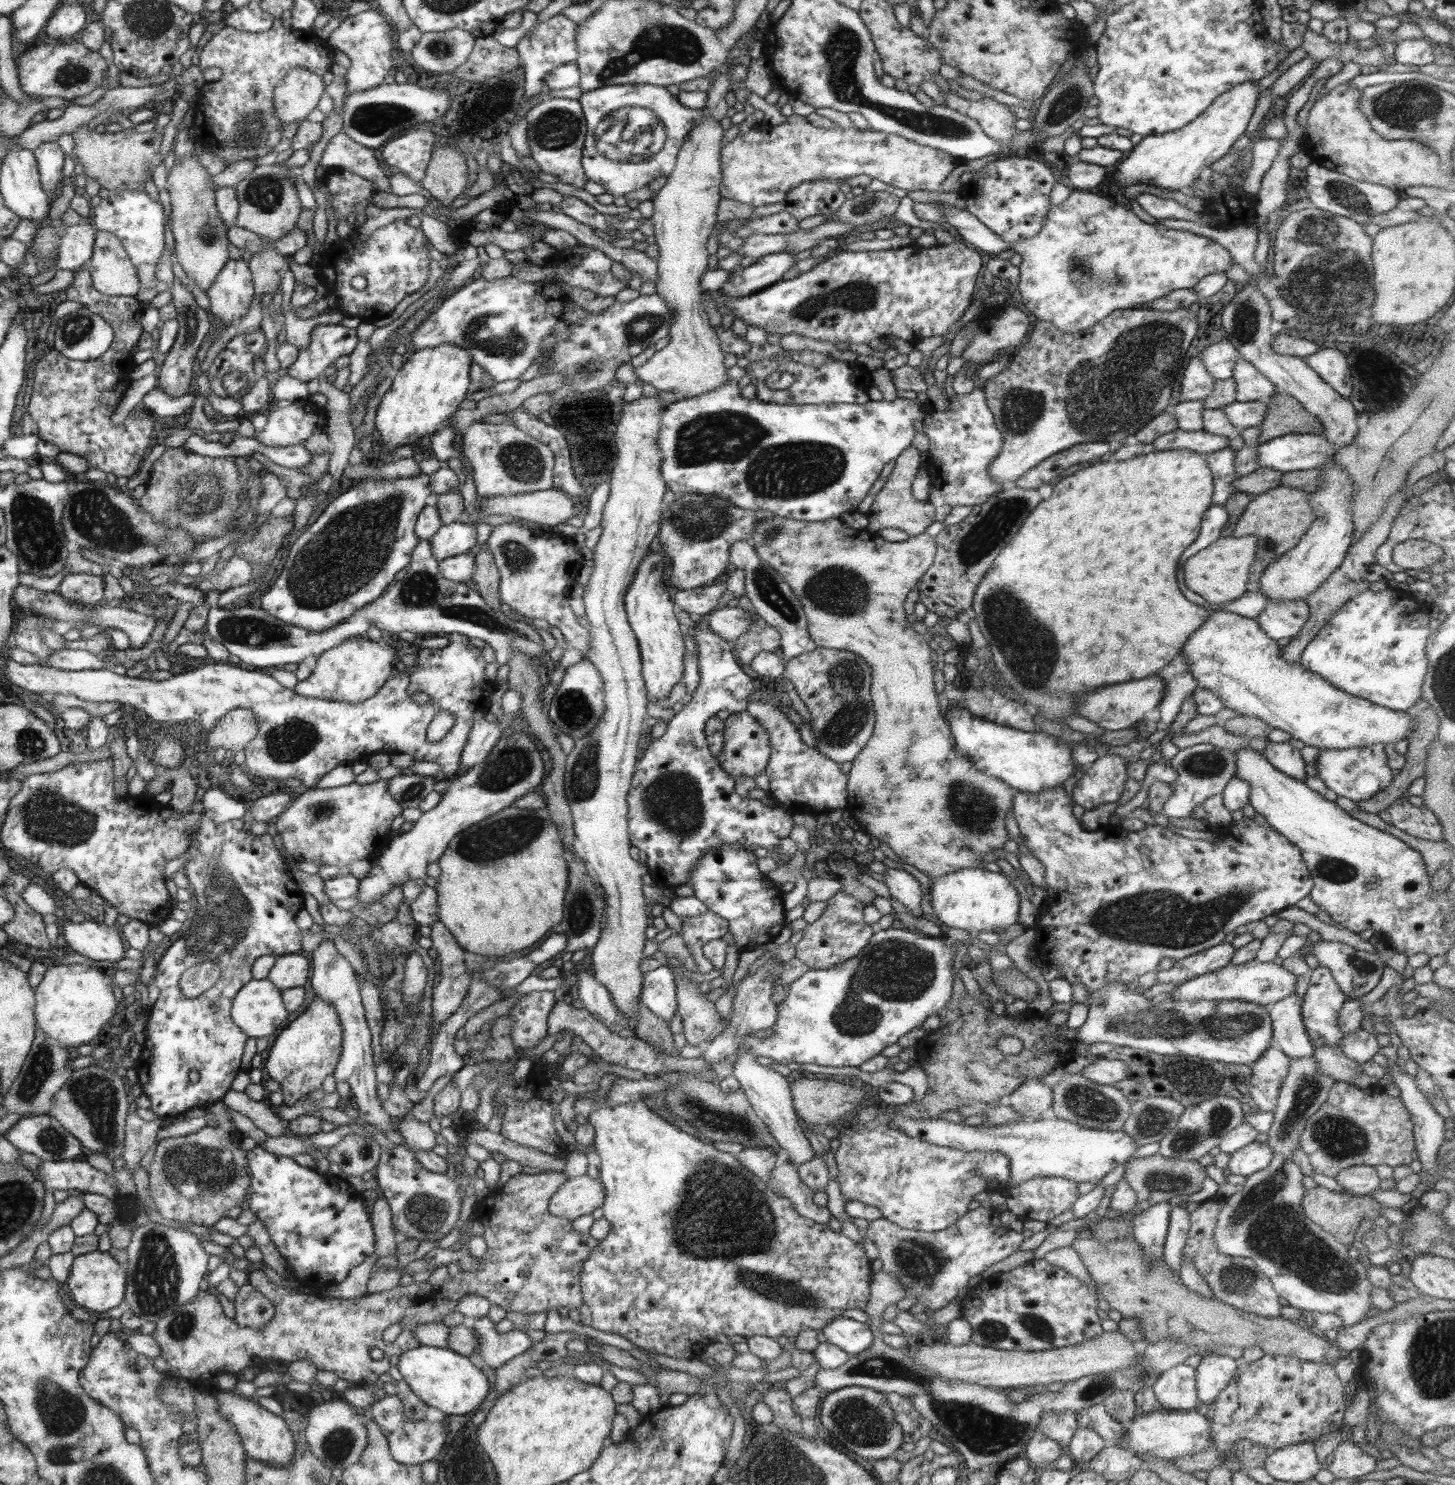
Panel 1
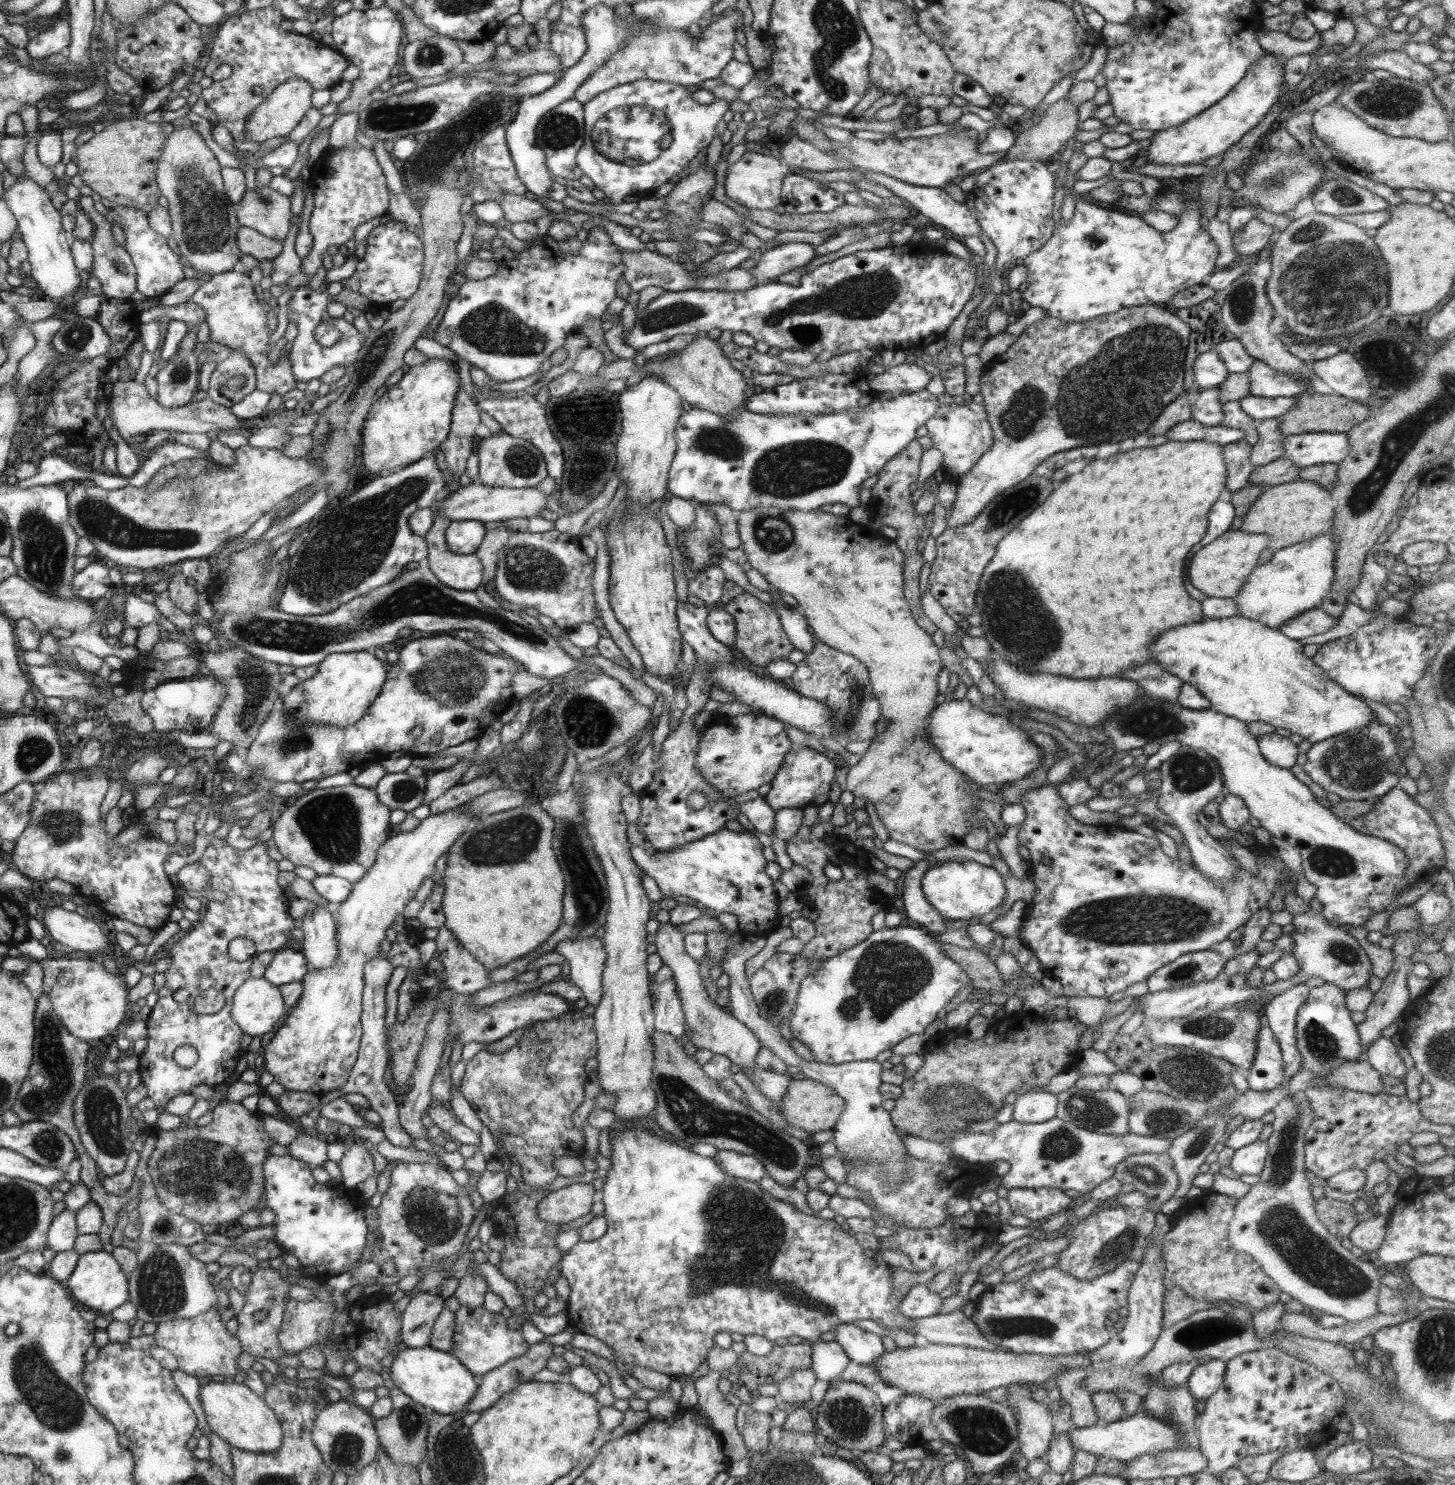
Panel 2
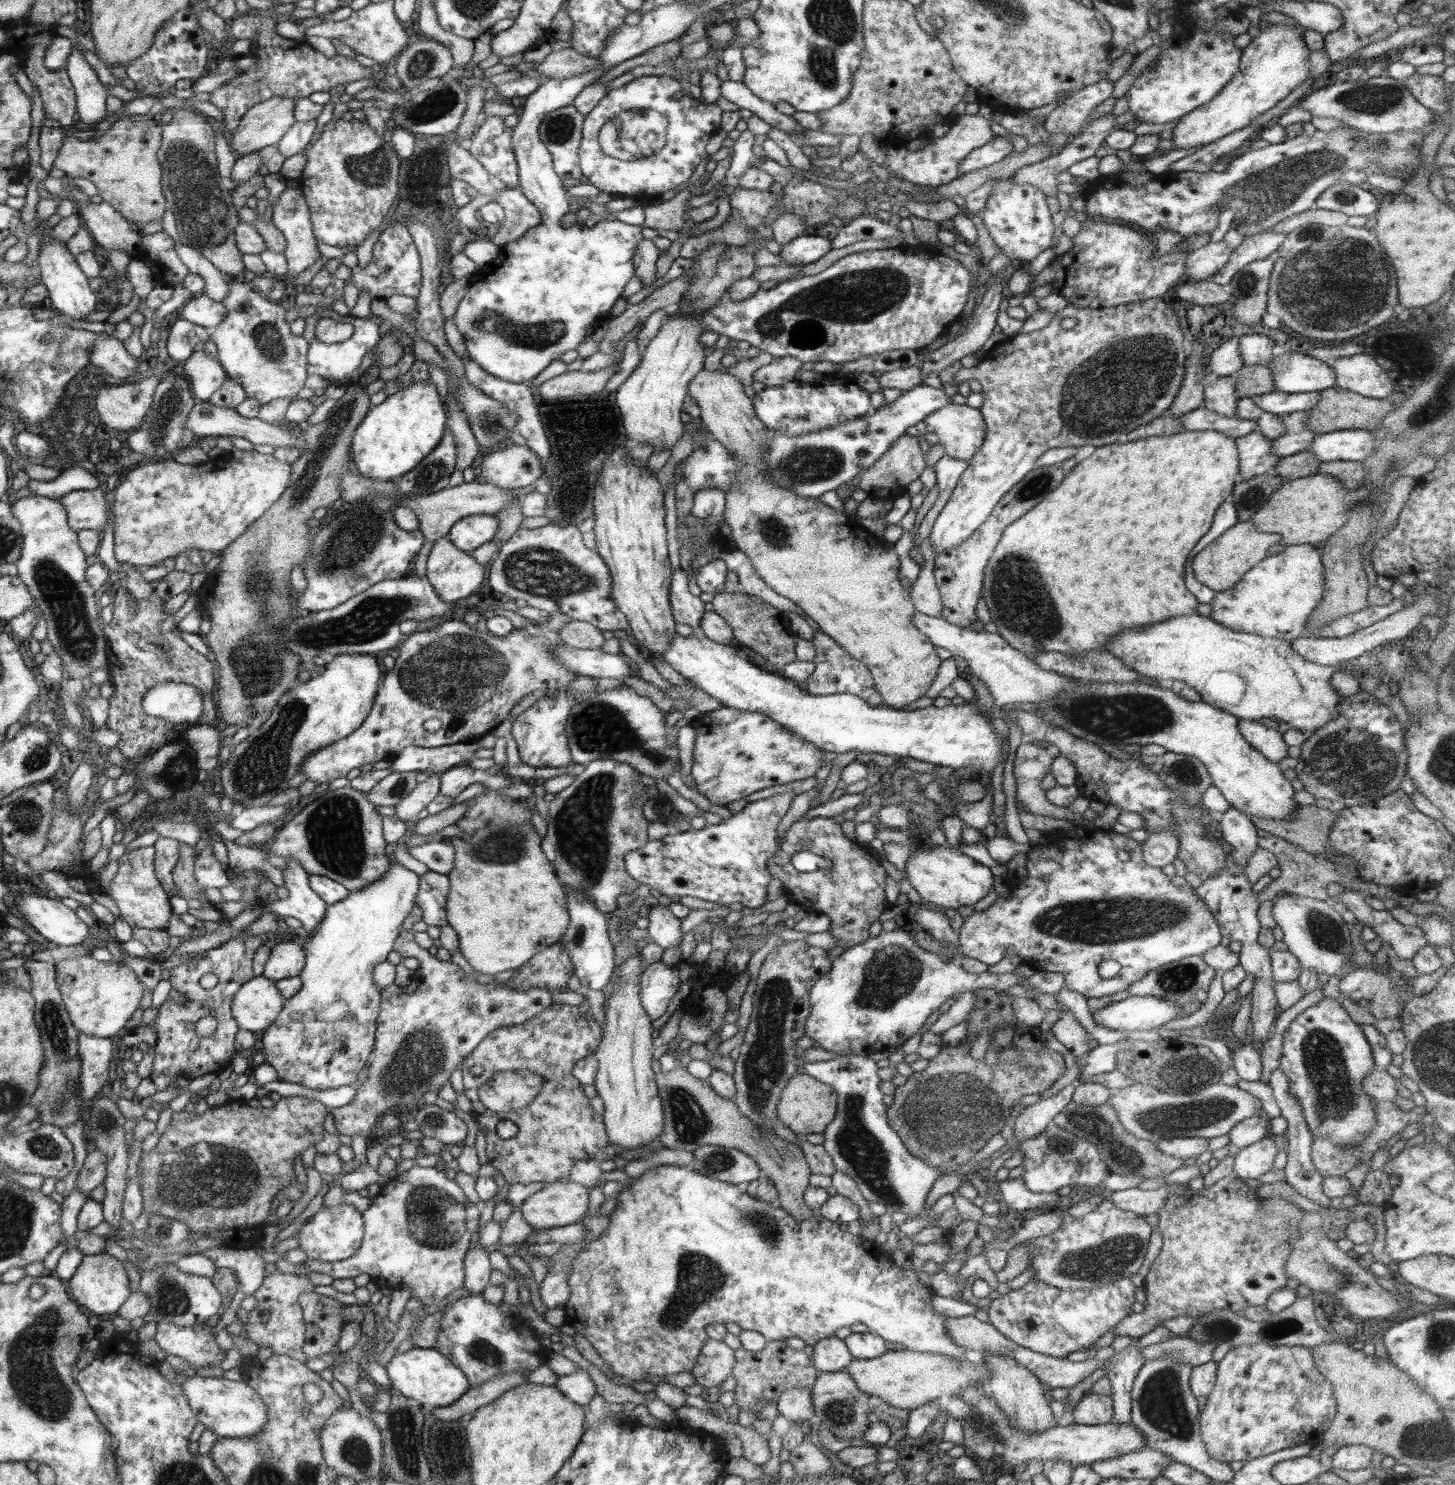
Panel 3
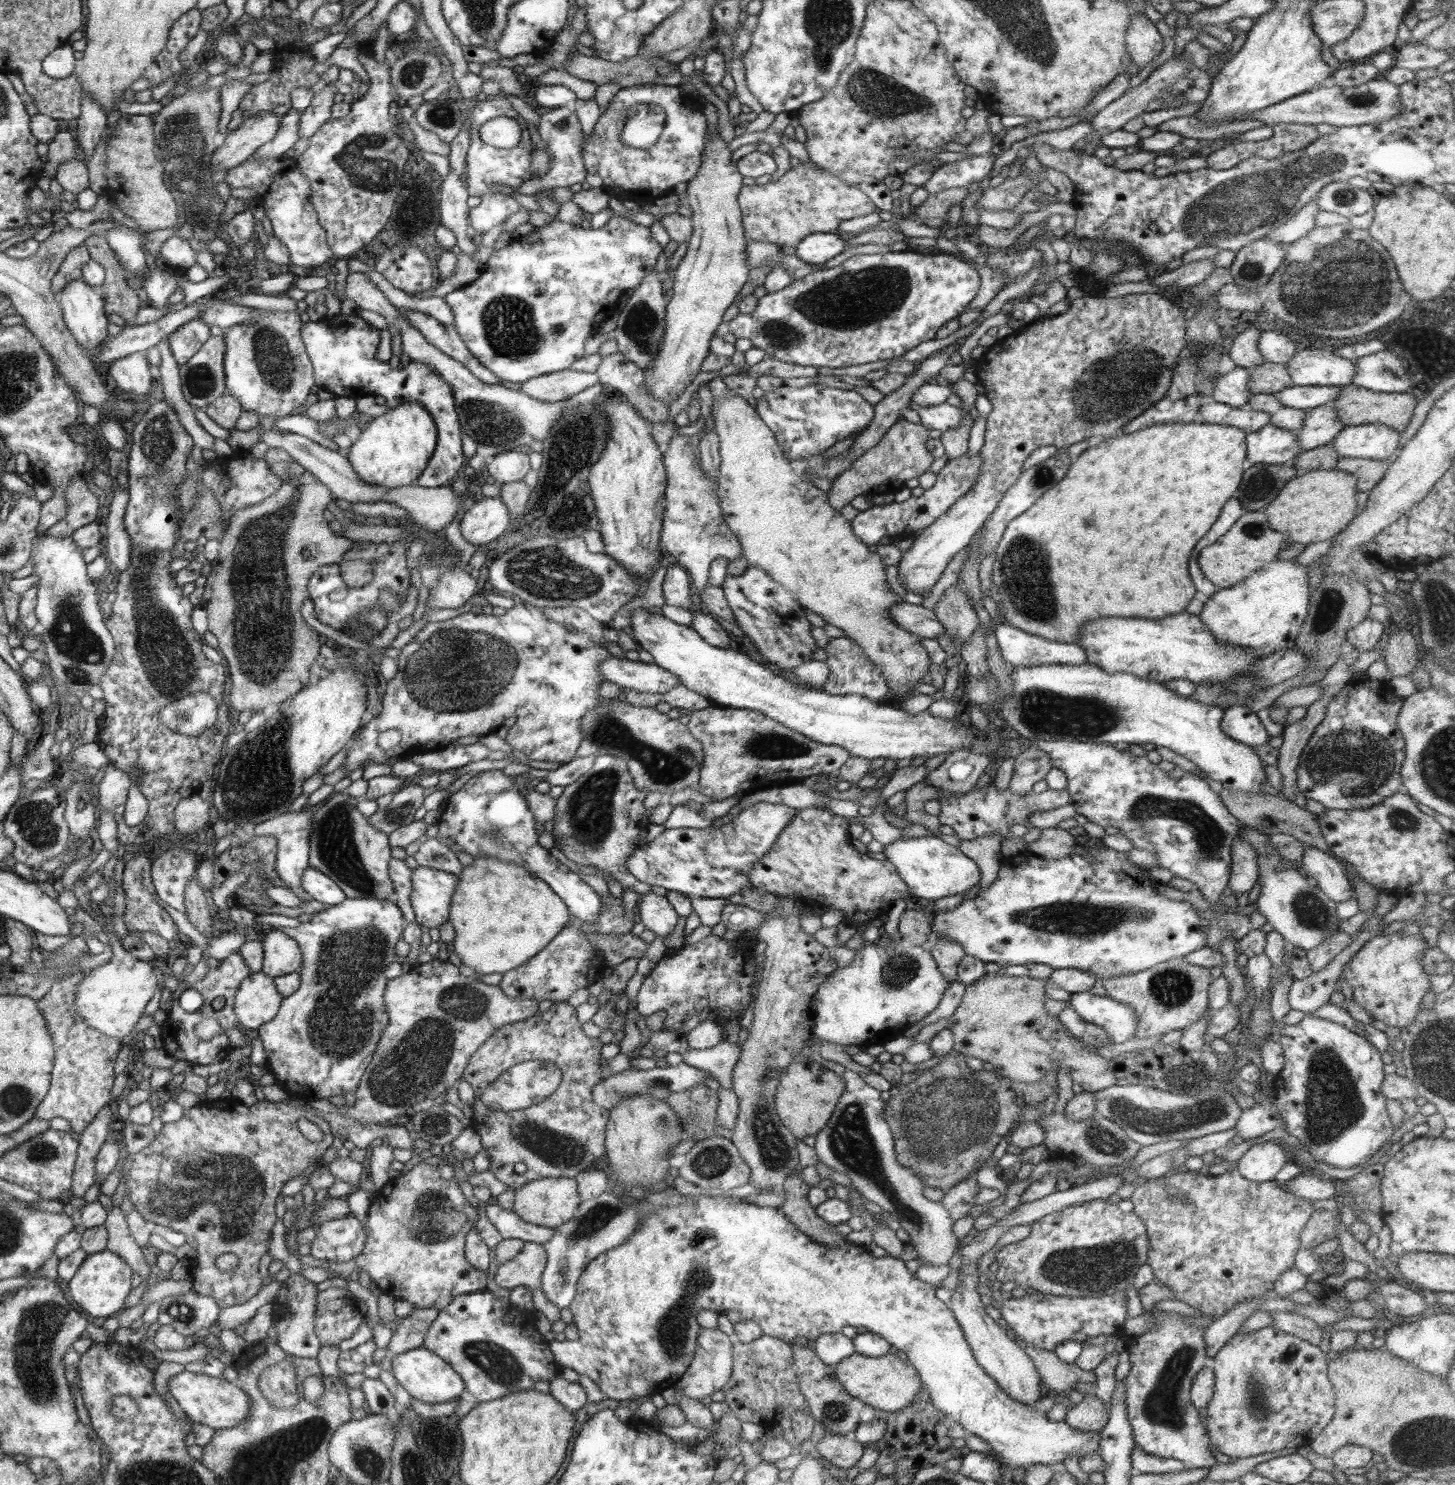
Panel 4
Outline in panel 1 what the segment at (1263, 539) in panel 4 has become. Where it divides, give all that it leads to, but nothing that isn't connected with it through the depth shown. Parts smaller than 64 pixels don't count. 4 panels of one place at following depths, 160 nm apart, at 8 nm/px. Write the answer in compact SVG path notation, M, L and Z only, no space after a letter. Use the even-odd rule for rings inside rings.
M1254 535L1235 537L1220 537L1206 548L1188 558L1182 566L1186 586L1194 593L1200 595L1210 605L1223 605L1241 598L1252 588L1249 586L1251 566L1255 561L1258 538Z

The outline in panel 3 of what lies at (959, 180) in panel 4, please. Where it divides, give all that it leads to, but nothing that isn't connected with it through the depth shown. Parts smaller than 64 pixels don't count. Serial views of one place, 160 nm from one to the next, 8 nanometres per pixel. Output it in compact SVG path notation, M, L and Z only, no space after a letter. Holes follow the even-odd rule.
M1106 78L1082 87L1072 96L1065 97L1048 114L1044 124L1046 132L1065 132L1070 136L1081 132L1096 106L1112 97L1114 83ZM996 136L988 144L976 148L959 164L959 174L966 174L973 170L986 168L991 164L1000 162L1005 156L1013 152L1013 145L1010 138Z

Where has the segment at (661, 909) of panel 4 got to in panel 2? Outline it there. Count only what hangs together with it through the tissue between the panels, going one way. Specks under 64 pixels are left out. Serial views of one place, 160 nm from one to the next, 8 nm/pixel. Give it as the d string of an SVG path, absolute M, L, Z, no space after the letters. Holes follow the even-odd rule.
M670 921L660 923L658 932L655 934L655 943L658 949L657 954L662 958L663 964L667 964L672 969L687 1028L694 1030L694 1033L689 1036L690 1041L699 1049L706 1048L706 1050L711 1050L715 1054L723 1054L731 1060L732 1064L741 1066L741 1072L752 1081L756 1089L776 1102L779 1108L779 1102L786 1094L788 1086L792 1082L792 1076L790 1074L778 1074L765 1068L757 1068L755 1058L760 1050L761 1040L743 1022L734 1018L730 1012L723 1011L715 1001L712 1001L698 970L700 968L699 962L690 957L685 950L685 935Z

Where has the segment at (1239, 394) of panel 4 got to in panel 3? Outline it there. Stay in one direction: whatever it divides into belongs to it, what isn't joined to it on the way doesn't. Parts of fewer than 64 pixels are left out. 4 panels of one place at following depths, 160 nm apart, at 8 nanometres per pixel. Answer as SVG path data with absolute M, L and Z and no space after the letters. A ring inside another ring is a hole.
M1224 376L1216 378L1216 382L1212 382L1210 386L1204 386L1203 406L1224 416L1234 415L1239 401L1234 383L1236 380L1232 376Z

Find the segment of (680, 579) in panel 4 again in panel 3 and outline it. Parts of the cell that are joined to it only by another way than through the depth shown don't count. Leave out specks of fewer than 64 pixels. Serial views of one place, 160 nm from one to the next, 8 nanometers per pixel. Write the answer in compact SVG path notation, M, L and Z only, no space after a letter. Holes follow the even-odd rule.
M682 568L675 572L674 580L671 582L670 598L676 622L692 627L694 635L701 634L699 624L706 613L706 603L690 592L688 574Z

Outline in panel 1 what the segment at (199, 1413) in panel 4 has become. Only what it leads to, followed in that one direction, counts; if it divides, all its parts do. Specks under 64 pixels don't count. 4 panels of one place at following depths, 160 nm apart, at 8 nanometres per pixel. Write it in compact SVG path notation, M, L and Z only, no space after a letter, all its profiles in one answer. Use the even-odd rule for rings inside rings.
M221 1390L215 1398L218 1398L219 1409L223 1412L223 1416L227 1416L228 1420L235 1424L248 1457L268 1463L273 1467L284 1468L291 1465L296 1453L296 1442L294 1432L287 1420L269 1412L257 1400L243 1397L240 1394Z

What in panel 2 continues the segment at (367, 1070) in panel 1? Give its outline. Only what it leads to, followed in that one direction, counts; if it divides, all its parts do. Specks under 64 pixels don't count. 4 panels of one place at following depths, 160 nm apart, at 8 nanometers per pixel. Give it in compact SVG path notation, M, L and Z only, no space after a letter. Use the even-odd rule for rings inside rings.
M318 905L310 909L302 917L302 932L304 933L303 954L313 969L323 969L333 965L338 955L337 920L332 913Z

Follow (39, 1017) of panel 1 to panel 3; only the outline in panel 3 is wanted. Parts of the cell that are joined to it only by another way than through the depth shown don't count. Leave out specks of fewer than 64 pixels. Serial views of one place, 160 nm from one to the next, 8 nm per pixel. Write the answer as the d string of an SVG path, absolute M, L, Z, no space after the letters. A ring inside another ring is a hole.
M89 955L64 959L53 964L56 972L55 982L72 1024L84 1034L100 1038L112 1038L126 1026L134 1010L138 1010L145 986L138 975L124 963L100 961Z

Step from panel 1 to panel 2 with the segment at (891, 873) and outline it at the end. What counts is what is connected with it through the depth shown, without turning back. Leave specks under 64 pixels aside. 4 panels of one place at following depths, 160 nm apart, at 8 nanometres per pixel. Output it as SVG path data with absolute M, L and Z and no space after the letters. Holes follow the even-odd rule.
M920 860L900 876L899 907L906 910L910 920L920 924L933 936L943 934L947 928L947 918L928 902L922 890L922 879L930 868L930 862Z

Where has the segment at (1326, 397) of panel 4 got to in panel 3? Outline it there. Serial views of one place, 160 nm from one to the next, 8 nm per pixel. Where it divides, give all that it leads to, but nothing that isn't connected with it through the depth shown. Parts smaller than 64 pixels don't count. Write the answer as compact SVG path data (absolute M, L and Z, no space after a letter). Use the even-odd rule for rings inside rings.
M1275 391L1269 394L1252 396L1251 398L1263 411L1277 415L1287 415L1312 409L1318 403L1320 393L1288 394L1288 392Z

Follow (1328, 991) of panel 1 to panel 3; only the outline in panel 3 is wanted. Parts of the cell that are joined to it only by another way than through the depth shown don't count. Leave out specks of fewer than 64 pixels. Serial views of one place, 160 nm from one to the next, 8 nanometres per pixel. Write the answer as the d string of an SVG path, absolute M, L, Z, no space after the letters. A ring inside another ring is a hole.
M1324 997L1318 1003L1313 1006L1308 1007L1302 1013L1300 1013L1294 1021L1287 1027L1282 1035L1282 1056L1280 1056L1279 1069L1283 1070L1283 1073L1288 1077L1288 1082L1290 1083L1290 1093L1294 1095L1296 1101L1300 1103L1302 1107L1302 1114L1304 1115L1307 1127L1313 1136L1321 1136L1322 1138L1335 1138L1337 1140L1337 1146L1349 1146L1349 1144L1359 1144L1363 1138L1363 1134L1367 1130L1372 1130L1375 1125L1375 1101L1370 1095L1366 1094L1362 1090L1363 1080L1369 1072L1374 1072L1377 1069L1377 1064L1375 1063L1372 1049L1368 1039L1364 1036L1362 1029L1359 1027L1359 1023L1355 1021L1348 1011L1342 1005L1342 999Z

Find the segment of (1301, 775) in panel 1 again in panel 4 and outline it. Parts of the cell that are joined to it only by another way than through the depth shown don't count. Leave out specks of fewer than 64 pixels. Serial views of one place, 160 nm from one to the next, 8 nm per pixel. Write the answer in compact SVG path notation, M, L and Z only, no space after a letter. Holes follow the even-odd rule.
M1232 705L1225 709L1221 726L1230 738L1251 747L1266 744L1270 738L1256 712L1246 705Z

